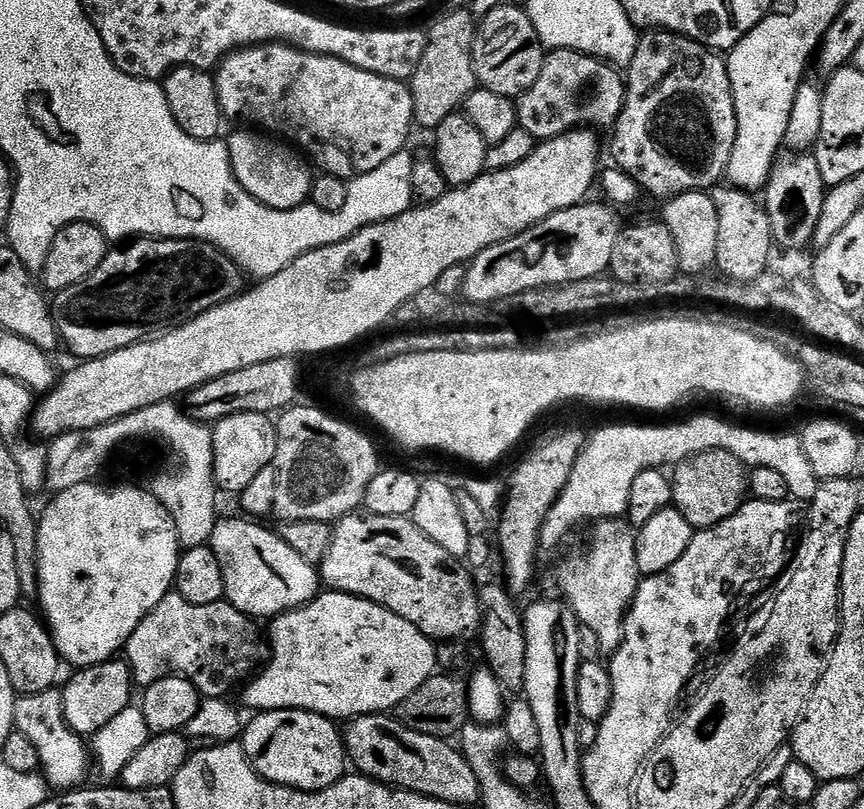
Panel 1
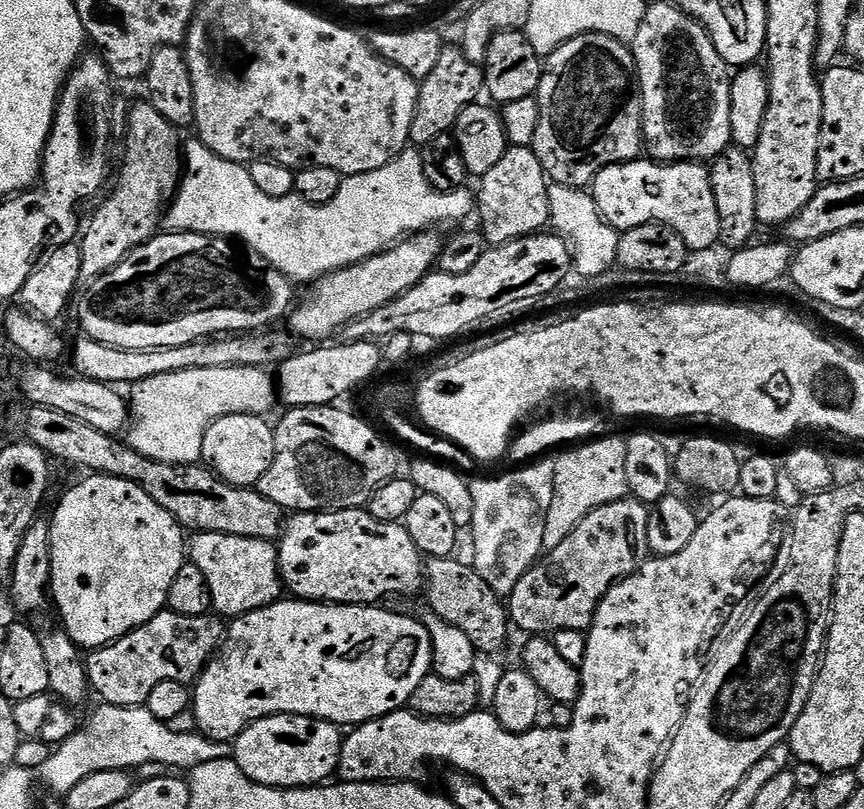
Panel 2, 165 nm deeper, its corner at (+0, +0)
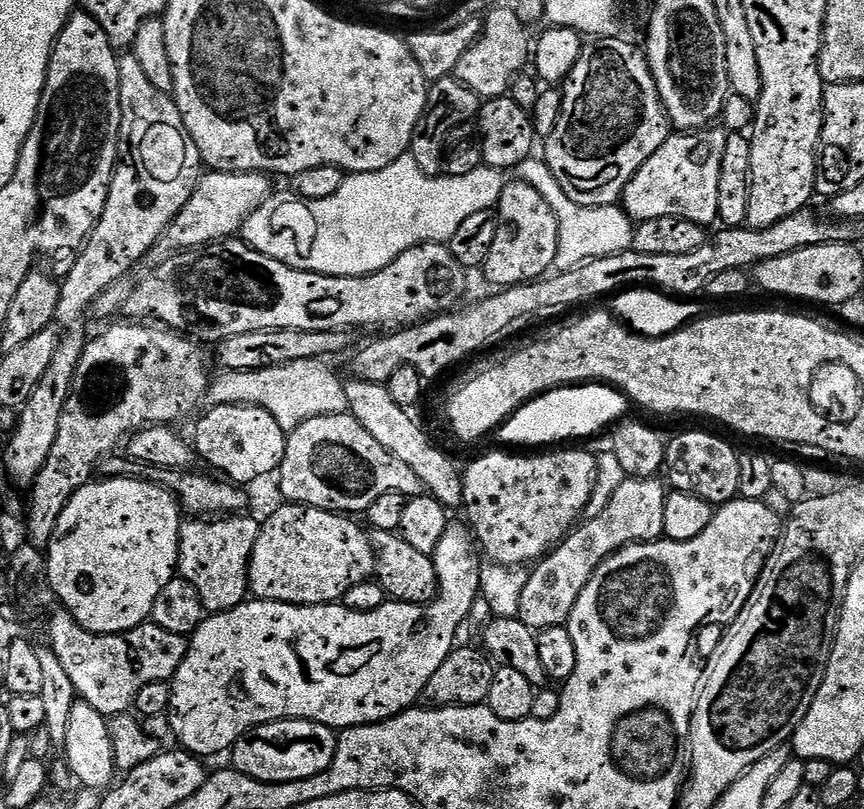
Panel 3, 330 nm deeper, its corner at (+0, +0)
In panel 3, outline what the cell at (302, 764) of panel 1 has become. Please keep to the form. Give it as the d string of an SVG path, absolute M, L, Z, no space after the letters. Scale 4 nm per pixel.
M271 720L268 724L260 724L248 732L243 732L230 749L231 767L250 778L258 778L262 782L294 782L298 778L314 778L314 774L322 774L336 753L337 733L325 724L313 720Z

